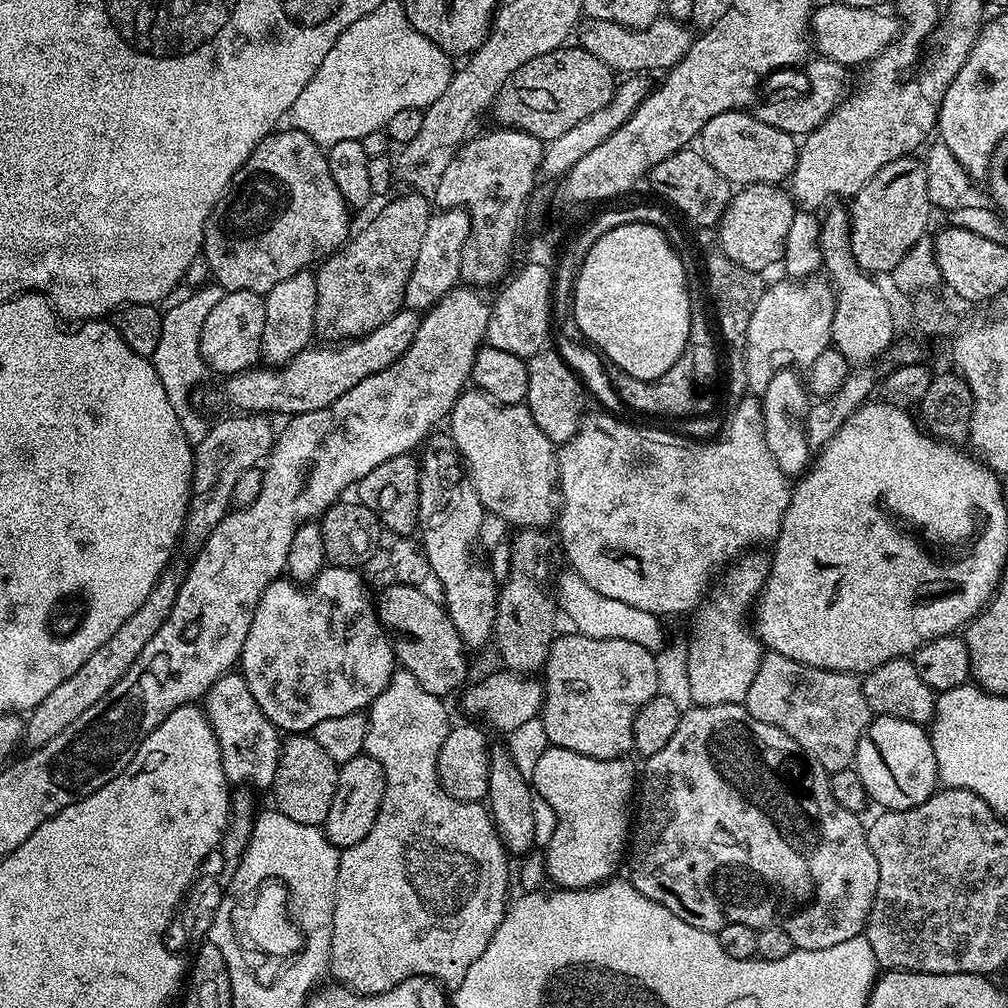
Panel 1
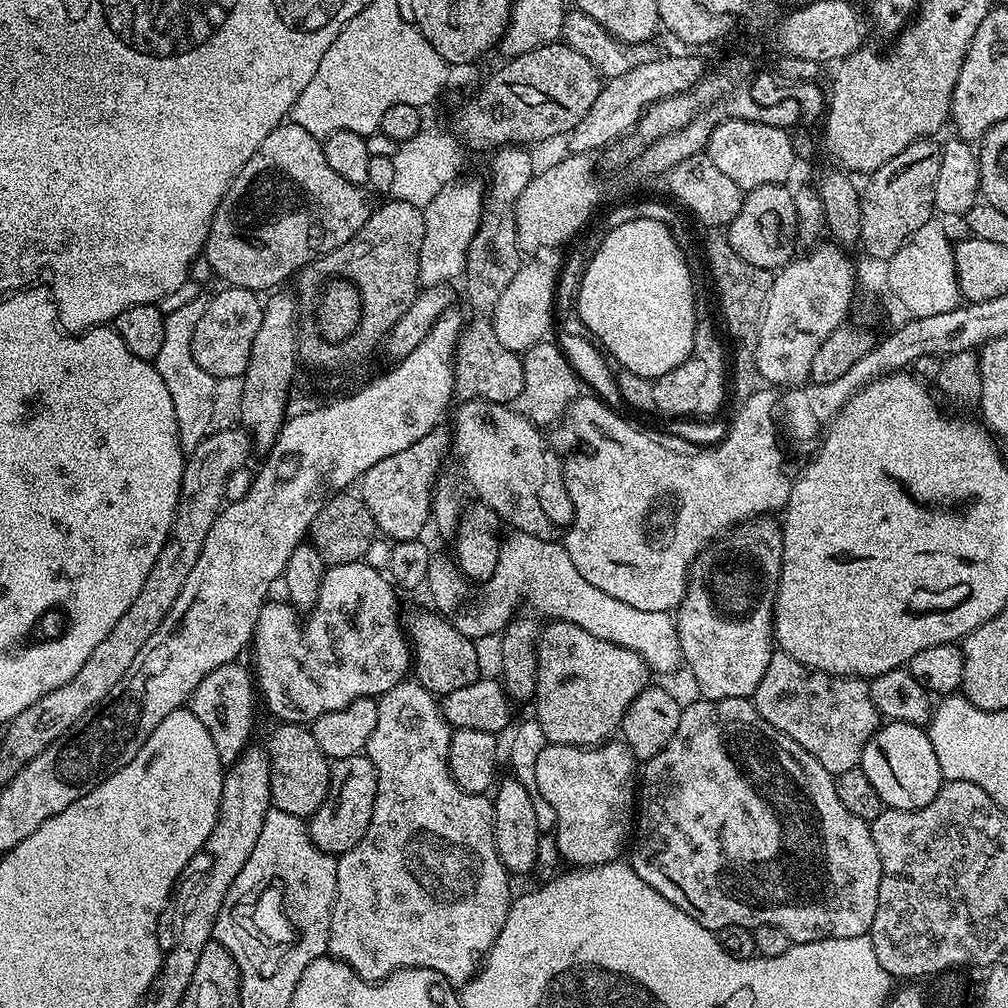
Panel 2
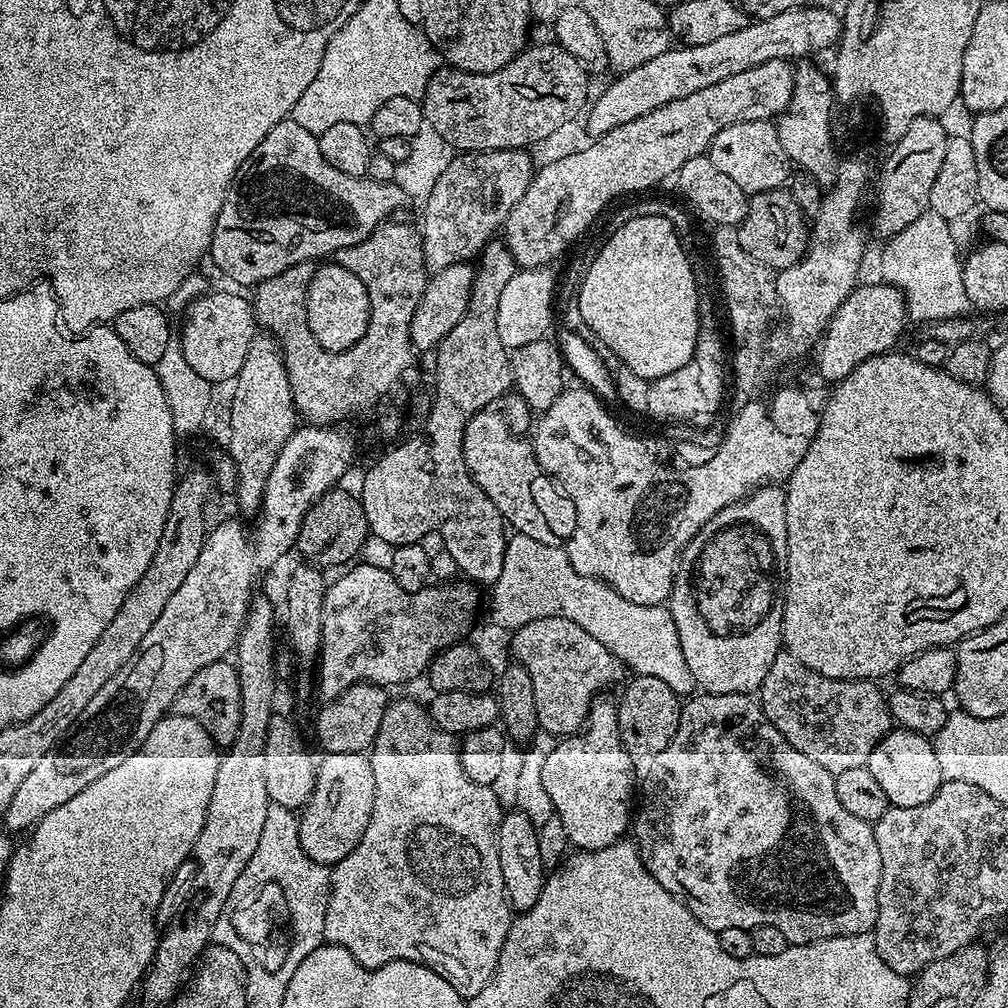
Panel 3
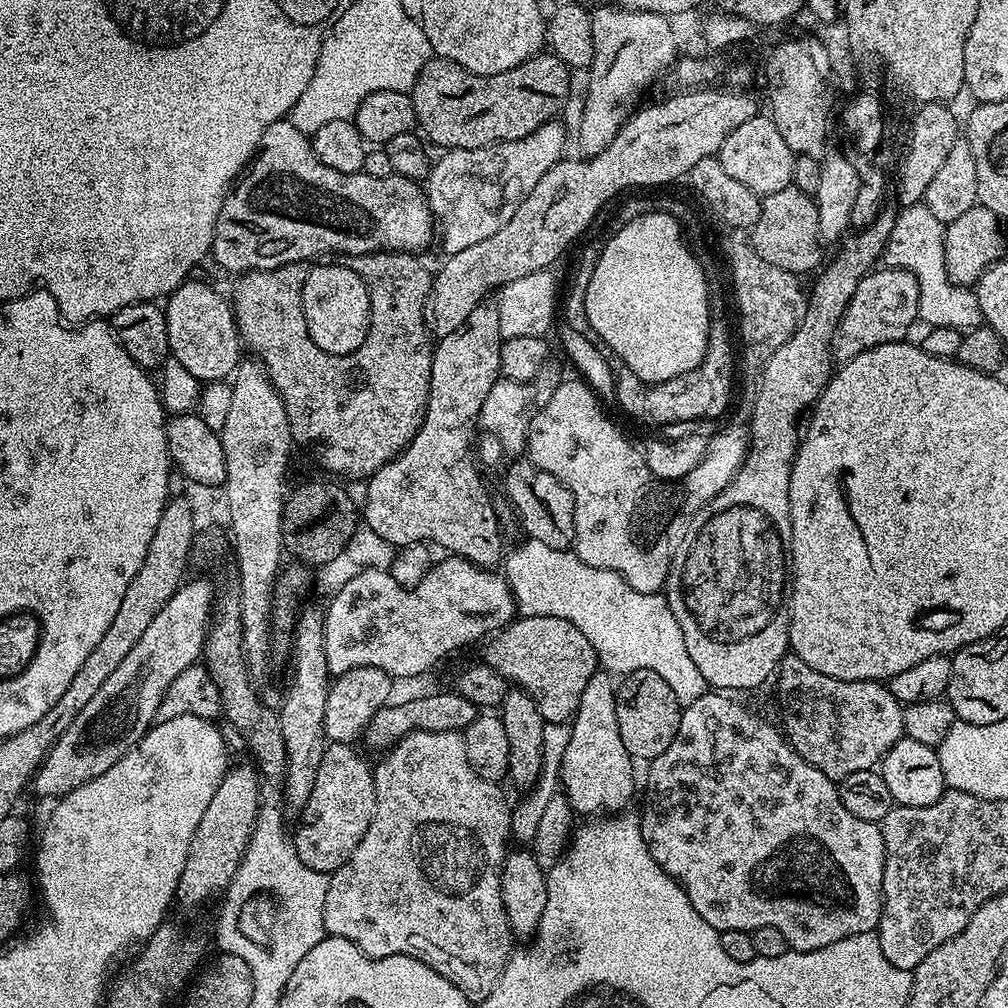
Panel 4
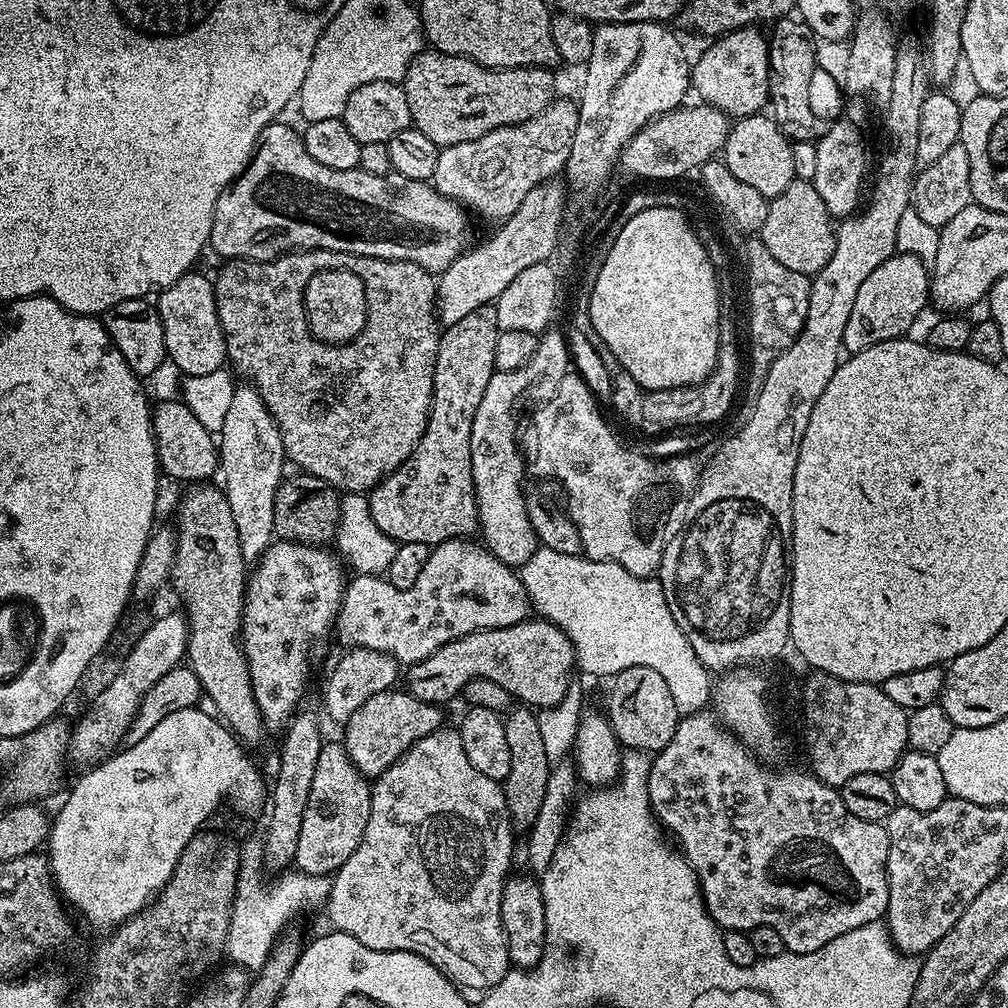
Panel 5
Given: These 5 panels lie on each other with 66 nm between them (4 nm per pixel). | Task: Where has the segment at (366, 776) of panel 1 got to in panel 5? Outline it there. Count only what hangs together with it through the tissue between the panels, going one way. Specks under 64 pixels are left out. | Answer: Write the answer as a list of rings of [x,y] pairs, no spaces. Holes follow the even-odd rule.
[[[326,742],[318,754],[318,767],[310,785],[310,802],[306,802],[306,815],[302,817],[302,830],[298,833],[295,867],[311,876],[331,877],[358,850],[366,822],[370,822],[372,784],[350,762],[343,743]]]

